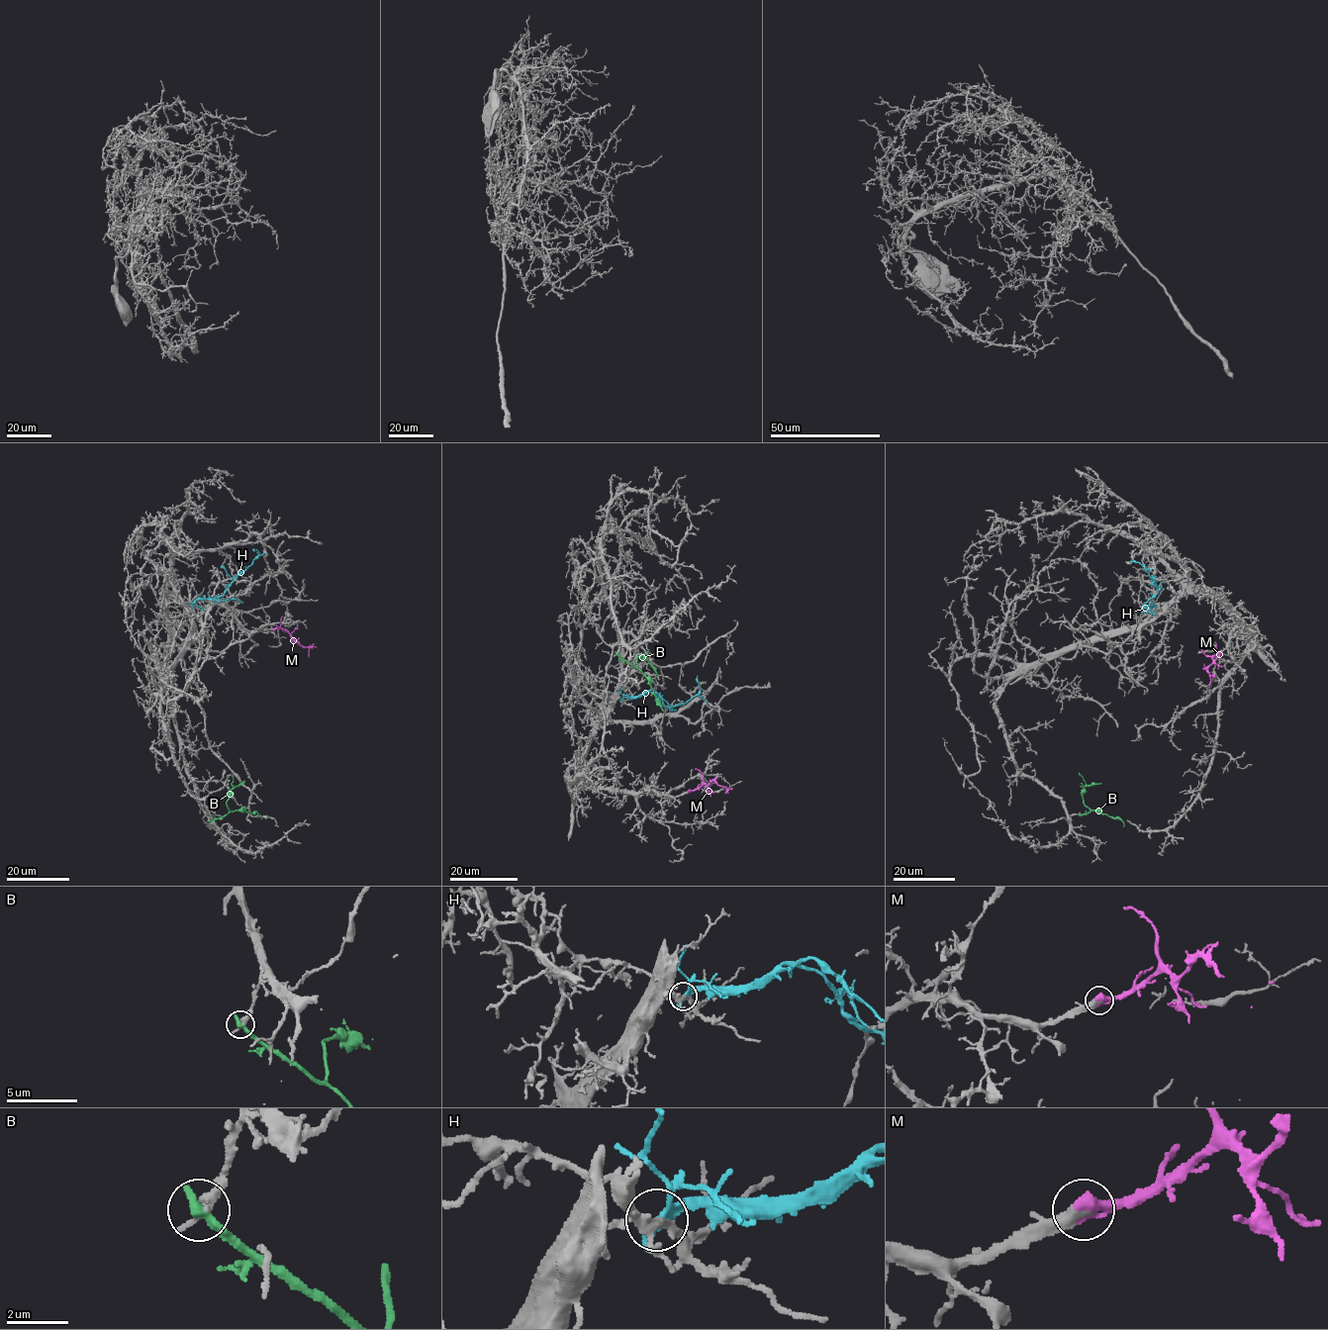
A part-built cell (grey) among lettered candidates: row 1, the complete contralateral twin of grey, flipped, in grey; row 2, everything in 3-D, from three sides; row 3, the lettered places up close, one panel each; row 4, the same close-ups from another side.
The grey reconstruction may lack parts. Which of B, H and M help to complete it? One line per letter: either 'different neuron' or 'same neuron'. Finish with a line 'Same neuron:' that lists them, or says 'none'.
B: different neuron
H: different neuron
M: same neuron
Same neuron: M

